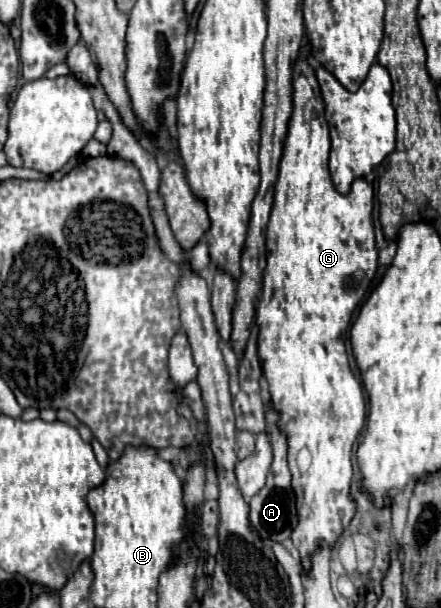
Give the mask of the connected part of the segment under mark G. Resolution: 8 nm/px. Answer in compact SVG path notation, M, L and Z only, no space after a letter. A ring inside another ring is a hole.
M301 53L299 61L295 63L295 79L293 79L293 115L289 121L289 131L287 131L287 141L283 147L283 161L279 165L279 179L275 183L275 203L273 203L273 211L269 217L269 225L267 225L267 267L263 273L263 295L261 301L257 305L257 315L255 321L259 325L259 341L257 341L257 355L261 359L261 369L267 381L267 389L269 389L269 397L271 397L271 405L273 409L279 413L279 431L287 437L287 445L289 445L289 453L287 453L287 461L289 461L289 469L291 469L291 487L295 493L295 507L297 507L297 527L291 535L291 541L295 545L295 549L301 555L301 567L305 573L311 571L311 557L315 555L315 549L319 549L319 545L327 545L329 549L333 549L333 545L337 543L337 539L341 537L341 533L347 529L347 525L351 523L351 519L355 517L355 509L357 503L351 499L351 483L353 483L353 467L351 467L351 447L359 435L359 431L363 428L365 423L365 399L363 399L363 387L361 381L354 375L347 359L347 351L345 351L345 335L347 329L351 325L351 317L353 311L357 309L357 305L365 299L365 293L377 273L377 247L375 247L375 231L373 231L373 206L374 206L374 187L367 182L365 178L359 178L353 185L351 191L347 195L341 195L335 191L333 183L331 183L330 172L328 168L328 160L331 149L331 140L329 135L329 127L323 115L325 107L323 107L323 99L319 95L319 87L317 87L317 79L313 69L307 65L305 61L305 53ZM307 449L311 461L307 465L299 463L299 453Z

